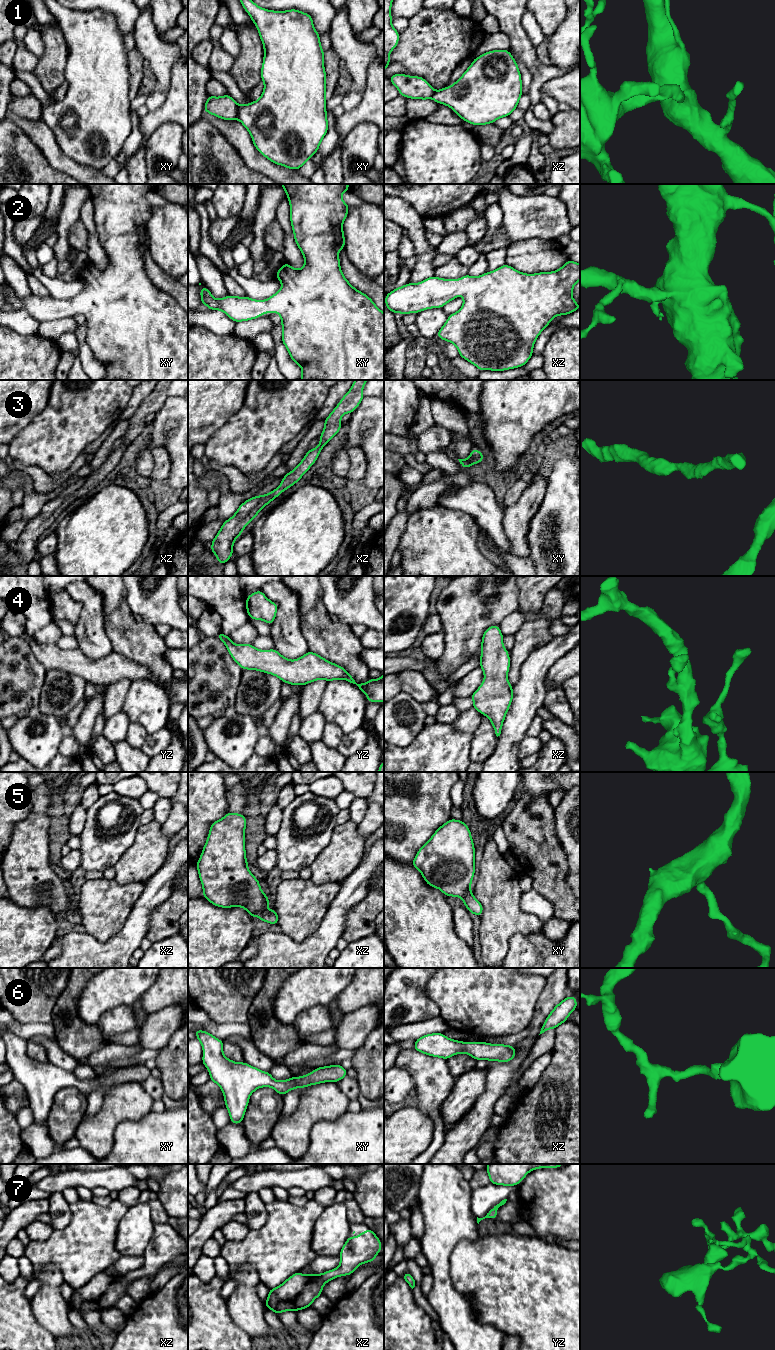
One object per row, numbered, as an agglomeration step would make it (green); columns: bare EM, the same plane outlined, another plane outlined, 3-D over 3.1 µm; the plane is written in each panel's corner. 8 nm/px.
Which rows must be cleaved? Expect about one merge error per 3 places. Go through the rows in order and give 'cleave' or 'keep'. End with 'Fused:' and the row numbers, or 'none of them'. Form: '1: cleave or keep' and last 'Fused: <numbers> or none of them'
1: cleave
2: keep
3: keep
4: keep
5: keep
6: keep
7: keep
Fused: 1

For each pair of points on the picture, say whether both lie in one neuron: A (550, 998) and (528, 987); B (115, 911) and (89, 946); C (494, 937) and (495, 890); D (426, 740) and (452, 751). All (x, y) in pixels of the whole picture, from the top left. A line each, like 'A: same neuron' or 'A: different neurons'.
A: different neurons
B: different neurons
C: same neuron
D: same neuron

